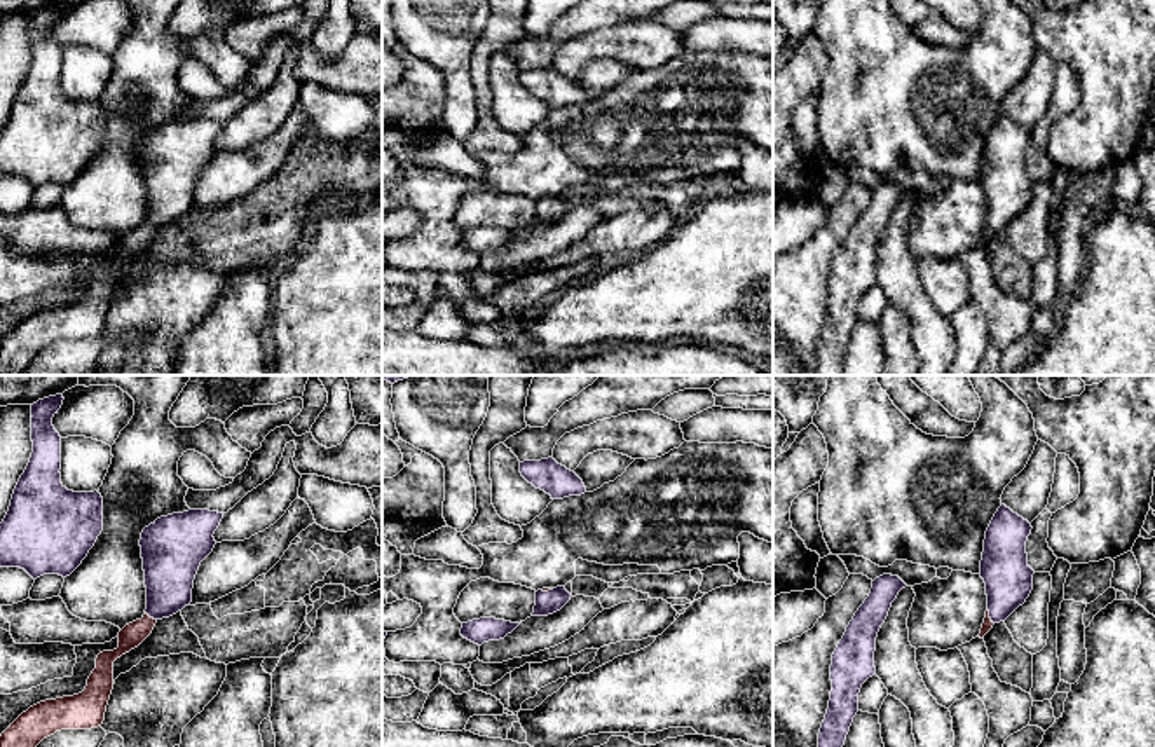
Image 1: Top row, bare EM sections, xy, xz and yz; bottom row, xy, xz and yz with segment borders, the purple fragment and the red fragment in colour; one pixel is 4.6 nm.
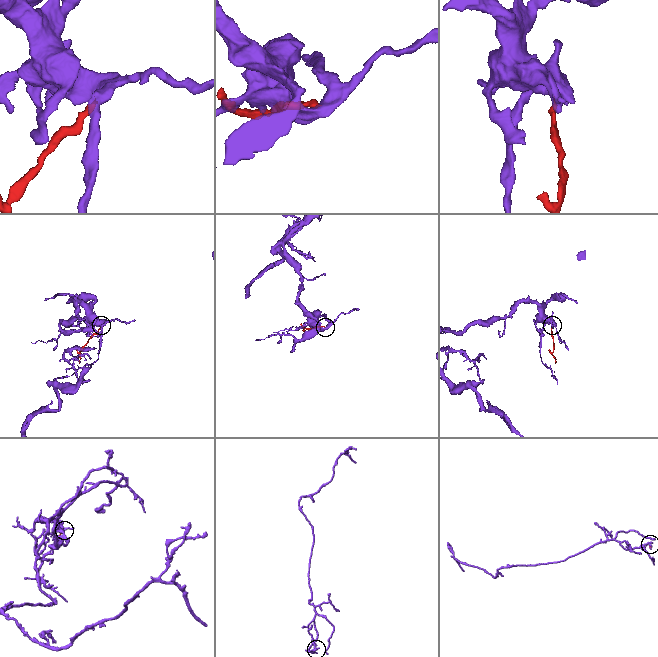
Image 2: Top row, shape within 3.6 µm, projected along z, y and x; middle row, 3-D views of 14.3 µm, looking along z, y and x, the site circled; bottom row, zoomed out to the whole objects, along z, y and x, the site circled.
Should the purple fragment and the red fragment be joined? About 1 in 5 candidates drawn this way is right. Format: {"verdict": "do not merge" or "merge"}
{"verdict": "merge"}

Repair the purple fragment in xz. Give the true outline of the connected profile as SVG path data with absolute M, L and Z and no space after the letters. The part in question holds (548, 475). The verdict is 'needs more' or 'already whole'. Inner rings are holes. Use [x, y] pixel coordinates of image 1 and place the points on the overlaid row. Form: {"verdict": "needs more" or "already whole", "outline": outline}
{"verdict": "already whole", "outline": "M553 457L541 461L520 463L522 476L536 489L544 490L551 499L564 499L569 496L581 496L586 492L583 480Z"}

